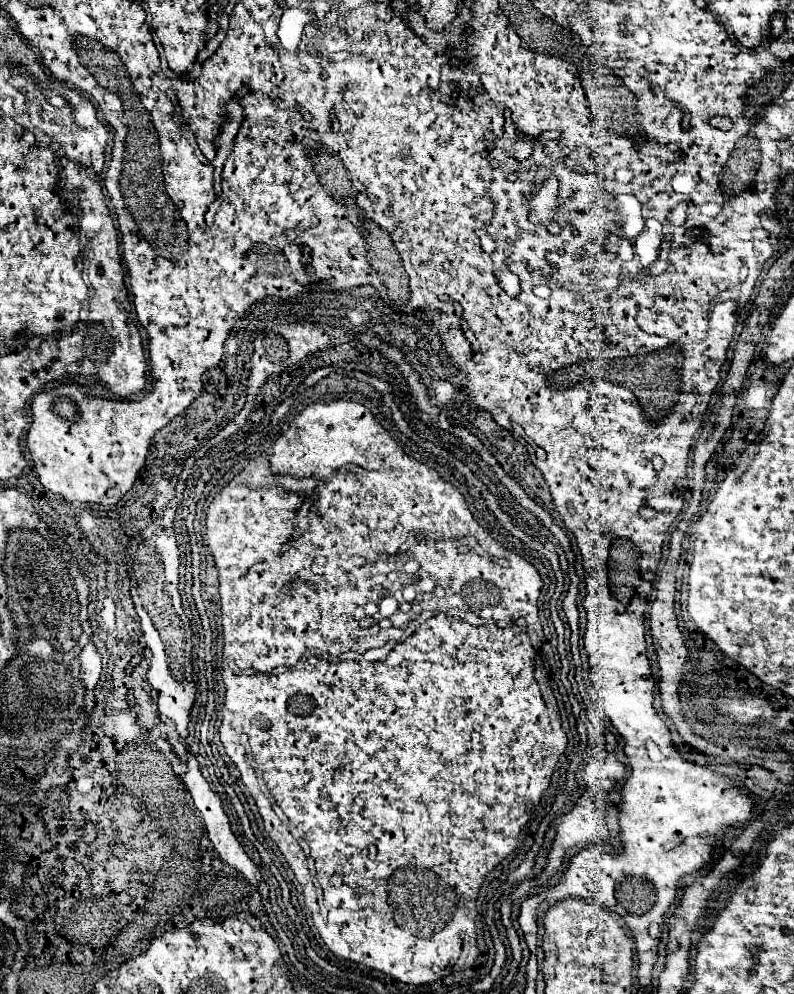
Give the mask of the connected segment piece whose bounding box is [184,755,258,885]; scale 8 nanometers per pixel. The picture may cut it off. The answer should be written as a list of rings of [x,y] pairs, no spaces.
[[[188,755],[188,771],[186,771],[186,775],[184,775],[184,785],[186,785],[186,789],[190,791],[190,795],[192,795],[192,799],[194,799],[194,805],[196,805],[198,811],[202,813],[202,819],[204,819],[204,825],[206,825],[208,837],[210,837],[214,849],[218,851],[220,859],[226,861],[230,867],[234,867],[234,869],[236,869],[236,871],[246,879],[246,883],[256,883],[256,885],[258,885],[258,879],[256,879],[258,869],[256,869],[256,865],[250,861],[250,857],[244,853],[244,849],[242,849],[240,843],[236,841],[234,833],[230,831],[230,823],[228,823],[228,817],[226,817],[224,809],[222,809],[220,797],[216,795],[216,791],[212,791],[210,783],[204,779],[202,771],[198,769],[196,757],[192,757],[192,755]]]

